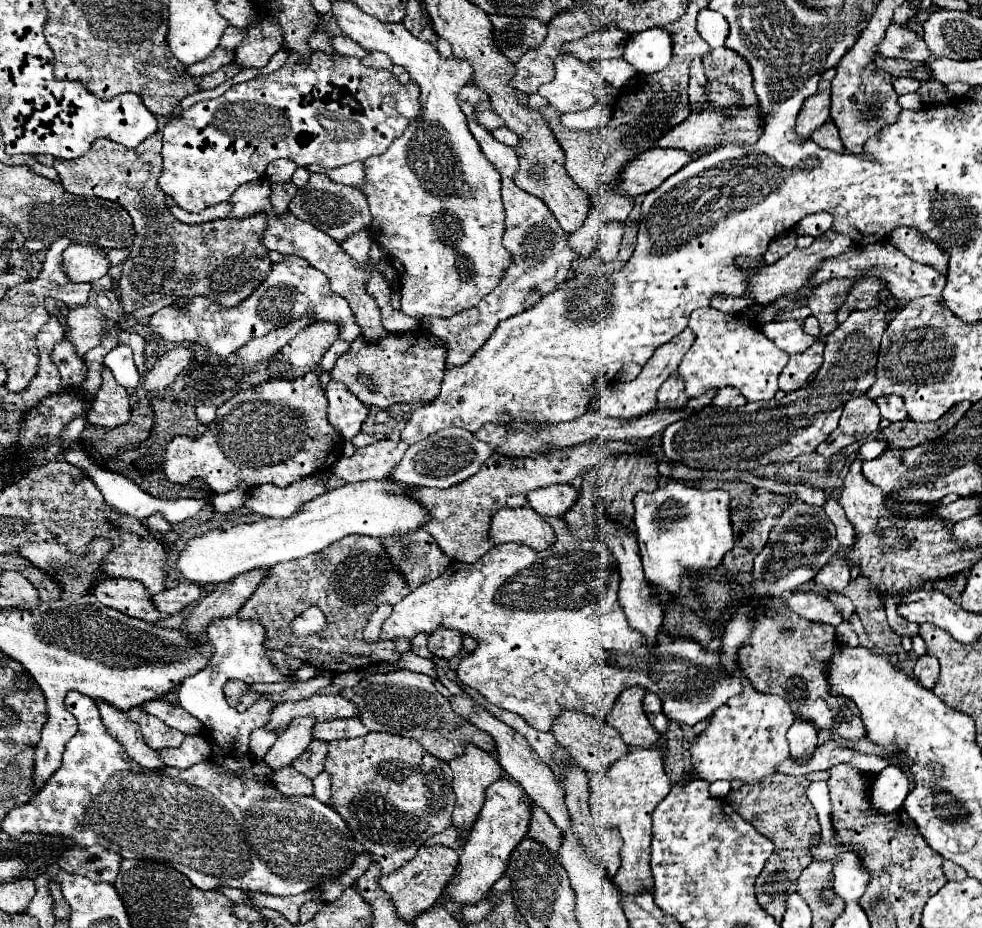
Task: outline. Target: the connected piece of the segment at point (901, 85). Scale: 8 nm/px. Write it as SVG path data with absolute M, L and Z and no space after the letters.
M900 77L900 79L894 79L892 85L894 85L896 93L902 95L902 93L914 93L914 91L918 91L920 81L916 81L916 79L912 79L912 77Z

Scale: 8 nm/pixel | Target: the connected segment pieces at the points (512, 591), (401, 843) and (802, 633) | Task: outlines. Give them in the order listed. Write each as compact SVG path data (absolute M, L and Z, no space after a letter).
M548 517L546 519L554 533L556 533L556 543L552 547L548 547L546 551L532 551L526 545L516 545L516 543L508 543L508 545L496 545L492 551L488 551L482 559L478 559L476 563L452 563L438 579L420 585L416 591L412 591L406 599L402 599L400 603L394 605L394 611L390 615L390 619L386 619L382 623L382 631L380 631L380 641L396 641L396 639L414 639L418 633L426 633L430 635L432 631L436 631L436 627L446 627L446 629L456 629L464 635L470 635L476 639L478 647L474 649L474 653L470 653L468 657L464 657L456 669L458 677L462 683L466 683L468 687L480 691L492 705L502 707L506 711L518 713L520 717L524 717L526 723L530 723L532 727L536 727L538 731L550 731L552 721L556 719L556 715L560 715L562 707L568 709L576 709L576 711L584 711L588 715L600 717L604 719L608 715L608 711L612 709L612 703L616 701L616 695L620 695L620 691L624 687L630 685L642 685L644 689L656 693L662 701L662 711L664 715L672 721L684 723L684 725L696 725L698 721L702 721L704 717L708 717L714 709L718 709L720 705L724 705L732 695L738 695L742 691L740 679L738 677L728 677L724 673L720 673L718 669L718 655L714 651L702 649L698 643L694 643L692 639L682 639L682 637L670 637L664 631L660 633L660 643L656 643L656 647L652 651L648 651L648 647L642 643L642 635L636 635L636 631L632 631L628 627L628 621L624 619L624 611L620 611L620 605L616 603L616 583L620 579L620 575L616 575L616 561L612 559L612 553L608 551L608 545L592 539L592 541L578 541L574 539L568 529L566 523L560 517Z
M368 733L356 739L332 741L328 743L324 771L332 777L332 809L348 823L356 841L360 841L374 857L382 875L390 875L414 859L418 847L422 847L424 841L434 835L434 829L444 831L448 825L452 825L452 769L446 761L432 757L416 739L388 733Z
M774 599L760 611L752 639L740 649L740 669L756 685L756 691L784 697L798 719L812 723L818 731L826 729L832 735L860 741L866 737L866 729L856 703L844 695L830 693L826 669L838 647L840 643L832 625L800 619L800 615L784 611L784 601Z

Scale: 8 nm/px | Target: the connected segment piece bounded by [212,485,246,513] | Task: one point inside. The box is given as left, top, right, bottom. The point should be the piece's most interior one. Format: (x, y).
(230, 501)

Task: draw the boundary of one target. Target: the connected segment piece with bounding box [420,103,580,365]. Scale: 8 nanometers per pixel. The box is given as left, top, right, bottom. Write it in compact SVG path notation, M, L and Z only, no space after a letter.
M460 103L460 107L467 117L470 133L474 135L474 139L480 145L480 151L502 175L502 201L504 201L504 211L506 211L506 231L504 231L502 243L504 243L506 251L512 255L512 261L504 269L504 277L500 279L496 289L492 293L488 293L474 309L456 313L454 317L448 317L448 319L428 317L428 319L420 321L420 325L426 331L430 331L430 335L438 337L446 345L446 349L448 349L446 365L466 363L472 357L472 353L478 351L482 347L482 343L486 343L486 339L492 335L494 327L500 321L530 309L526 303L528 303L532 291L538 291L540 297L552 293L562 281L566 281L566 275L568 275L570 267L574 265L574 261L580 259L578 253L574 253L572 247L568 245L568 235L562 231L562 227L558 225L556 217L546 207L546 203L514 185L512 175L518 169L518 157L516 157L514 149L496 141L490 131L486 131L484 127L478 125L474 117L474 107L470 103Z

